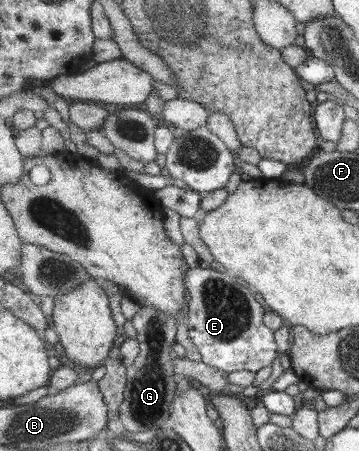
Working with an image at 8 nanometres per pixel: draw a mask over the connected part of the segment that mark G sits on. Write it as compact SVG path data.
M141 306L140 311L131 321L137 331L136 339L140 345L140 352L134 363L127 367L127 382L124 389L124 400L119 406L119 417L127 432L138 433L138 431L148 431L148 429L156 430L170 424L172 402L178 393L176 387L178 378L174 371L174 363L172 363L172 357L174 357L172 345L176 343L176 320L156 306Z

